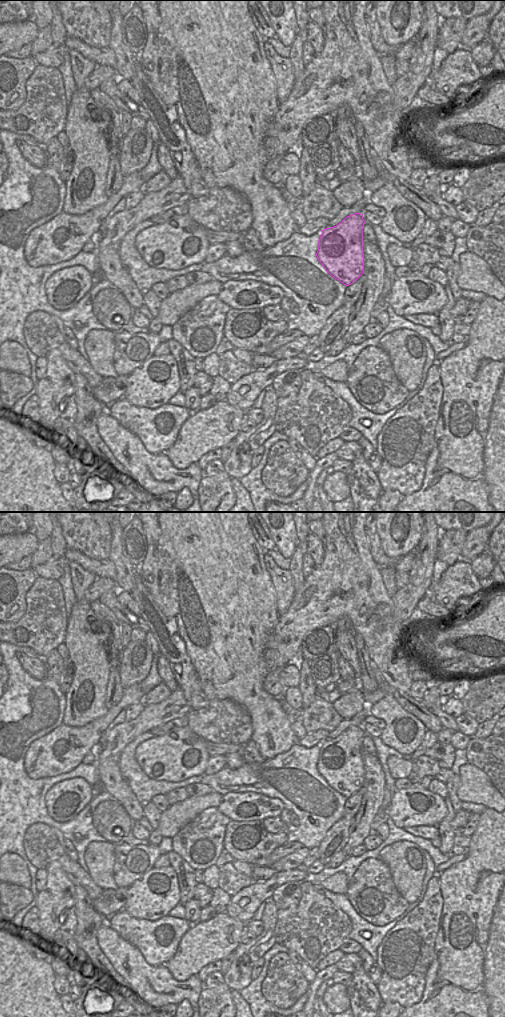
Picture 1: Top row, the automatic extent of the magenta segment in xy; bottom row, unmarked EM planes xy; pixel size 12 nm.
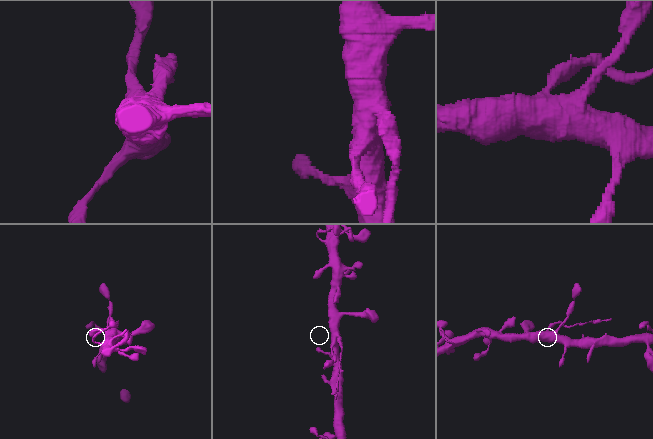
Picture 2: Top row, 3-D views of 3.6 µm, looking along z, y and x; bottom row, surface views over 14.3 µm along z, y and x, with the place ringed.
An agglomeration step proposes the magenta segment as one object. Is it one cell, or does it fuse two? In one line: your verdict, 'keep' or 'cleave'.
cleave

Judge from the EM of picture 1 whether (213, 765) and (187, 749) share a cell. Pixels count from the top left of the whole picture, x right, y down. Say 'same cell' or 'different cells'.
different cells

